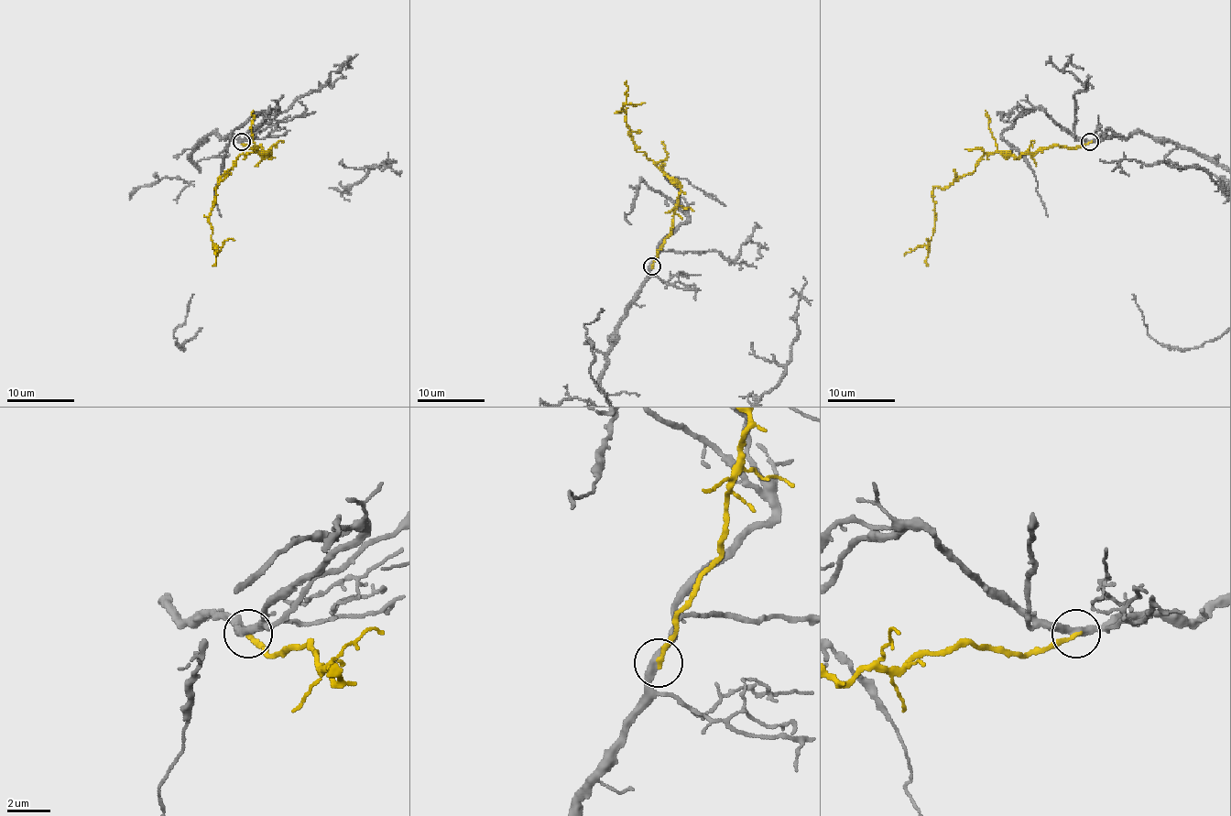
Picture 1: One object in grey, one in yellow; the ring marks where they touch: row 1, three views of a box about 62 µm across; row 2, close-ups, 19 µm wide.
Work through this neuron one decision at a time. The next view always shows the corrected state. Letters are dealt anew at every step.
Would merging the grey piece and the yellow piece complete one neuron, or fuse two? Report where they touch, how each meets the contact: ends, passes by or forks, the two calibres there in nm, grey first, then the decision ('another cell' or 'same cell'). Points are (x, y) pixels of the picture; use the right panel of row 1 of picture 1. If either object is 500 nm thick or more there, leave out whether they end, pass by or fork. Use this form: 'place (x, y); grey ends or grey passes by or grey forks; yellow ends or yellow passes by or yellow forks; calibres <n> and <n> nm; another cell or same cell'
place (1089, 142); grey passes by; yellow ends; calibres 360 and 200 nm; another cell

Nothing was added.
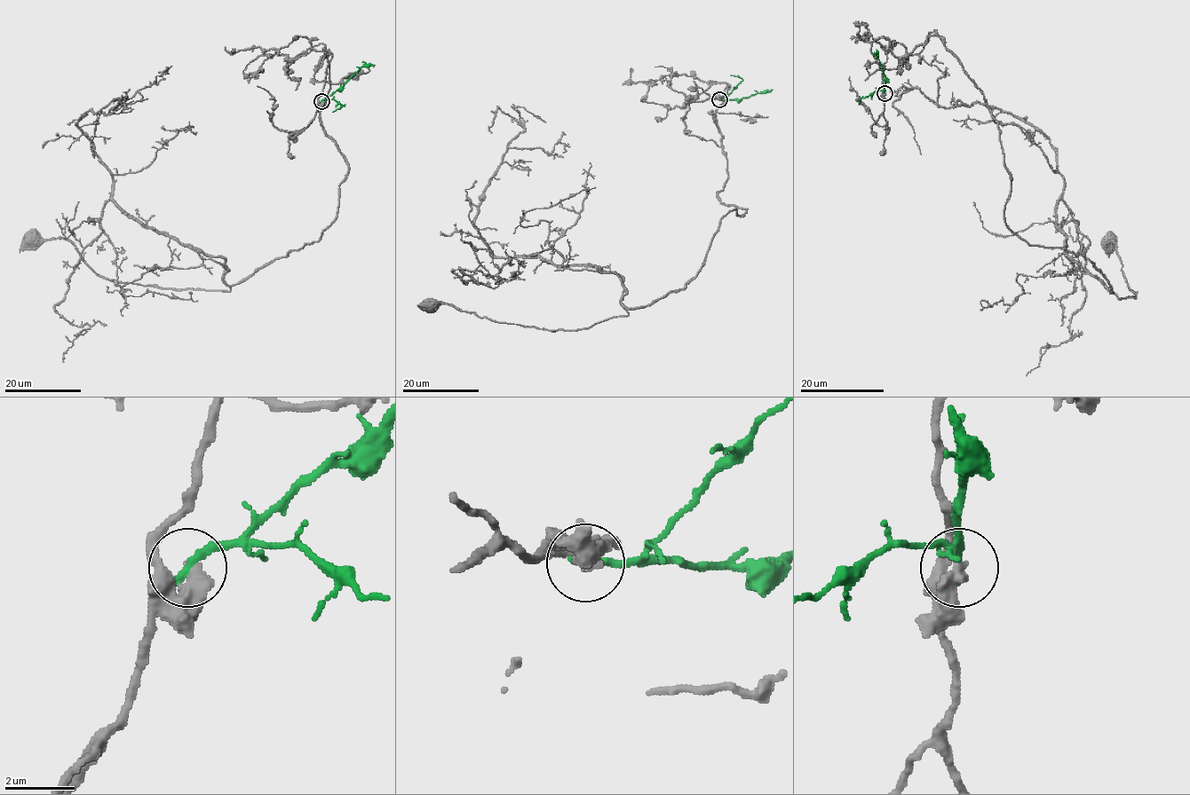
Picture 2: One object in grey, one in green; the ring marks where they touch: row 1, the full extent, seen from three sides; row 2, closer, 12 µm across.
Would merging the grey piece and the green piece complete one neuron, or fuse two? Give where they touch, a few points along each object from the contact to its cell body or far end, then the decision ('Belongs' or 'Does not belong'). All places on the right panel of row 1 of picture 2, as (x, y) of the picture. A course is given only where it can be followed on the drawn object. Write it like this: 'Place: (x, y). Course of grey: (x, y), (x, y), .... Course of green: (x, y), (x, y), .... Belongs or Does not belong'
Place: (884, 93). Course of grey: (885, 93), (872, 43), (907, 58), (938, 35), (996, 123), (1005, 224), (1135, 296), (1109, 248). Course of green: (884, 93), (884, 75), (874, 53). Does not belong

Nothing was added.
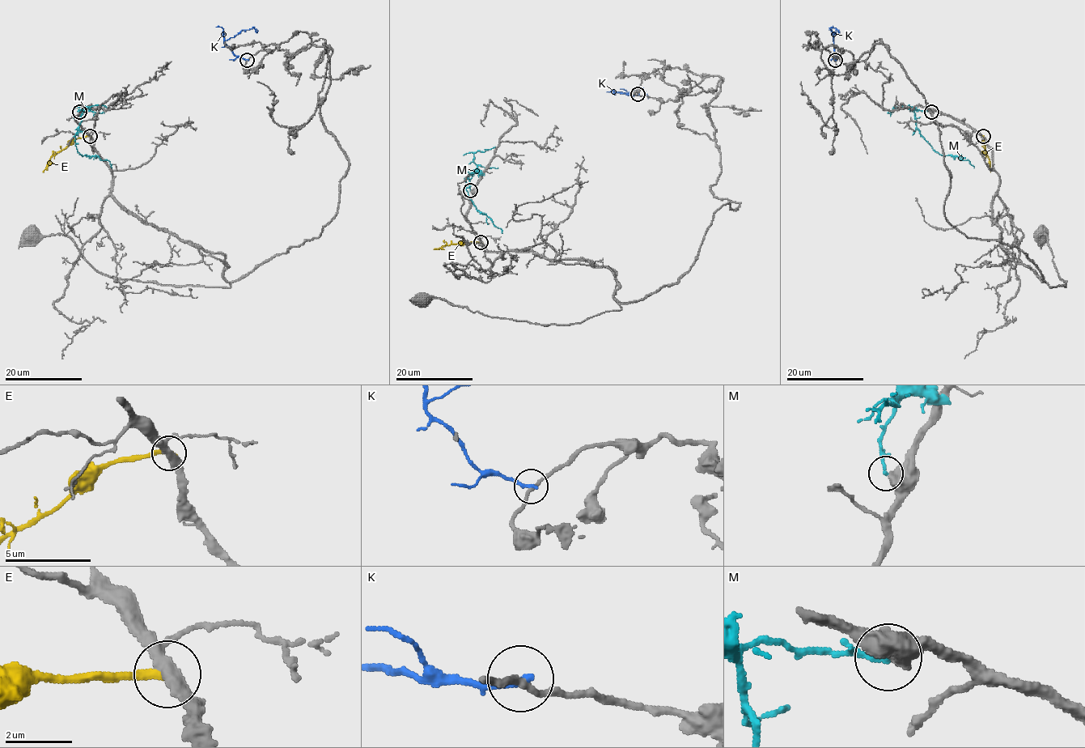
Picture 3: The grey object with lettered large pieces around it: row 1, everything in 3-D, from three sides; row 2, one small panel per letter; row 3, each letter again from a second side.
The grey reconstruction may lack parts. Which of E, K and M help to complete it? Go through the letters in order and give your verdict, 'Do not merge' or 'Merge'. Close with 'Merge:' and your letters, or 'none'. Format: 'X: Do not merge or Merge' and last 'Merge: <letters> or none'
E: Do not merge
K: Do not merge
M: Do not merge
Merge: none

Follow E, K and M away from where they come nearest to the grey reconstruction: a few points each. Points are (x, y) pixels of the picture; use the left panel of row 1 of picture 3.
E: (90, 136), (75, 138), (57, 151), (43, 172)
K: (247, 59), (238, 57), (224, 41), (243, 29), (254, 27), (257, 32)
M: (79, 111), (82, 110), (82, 114), (75, 135), (76, 149), (82, 155), (108, 160), (112, 168)

